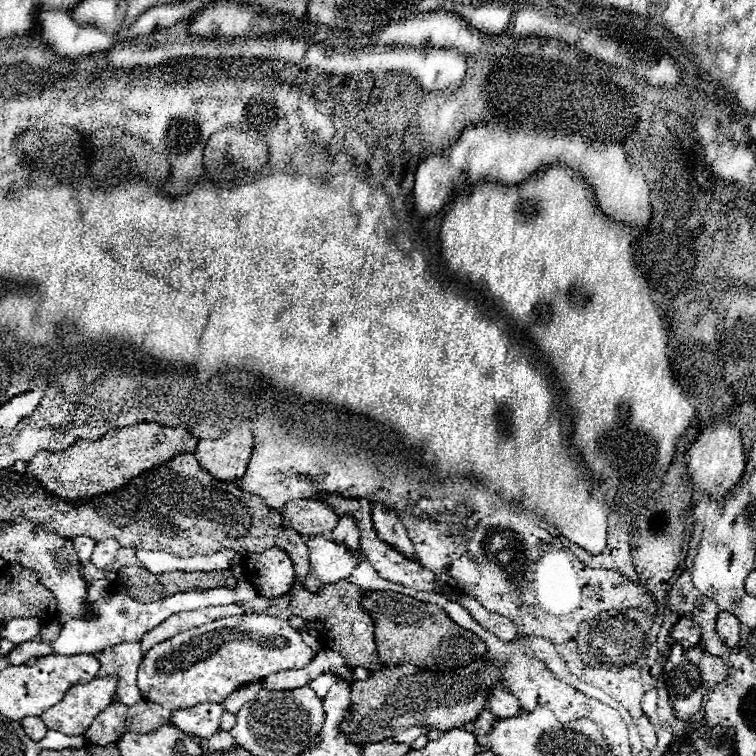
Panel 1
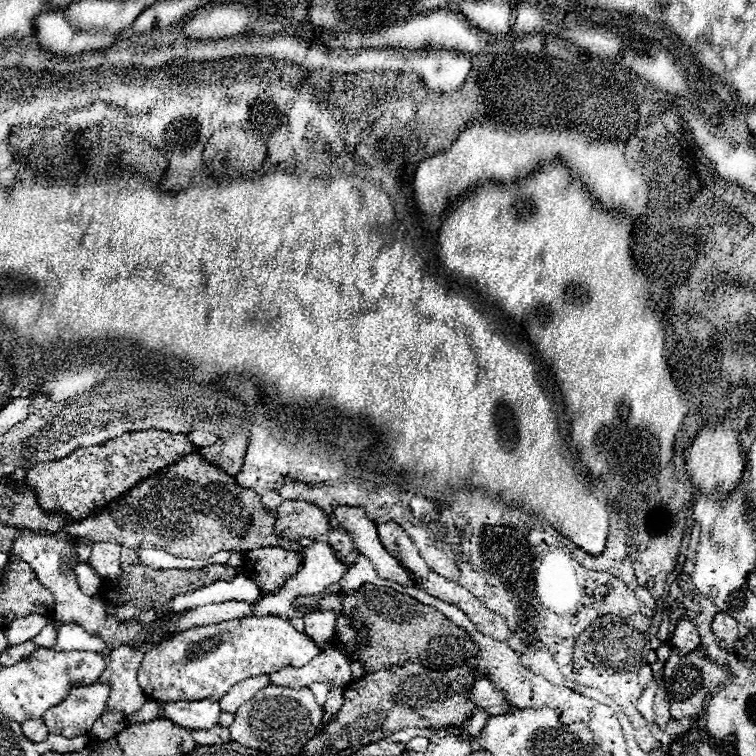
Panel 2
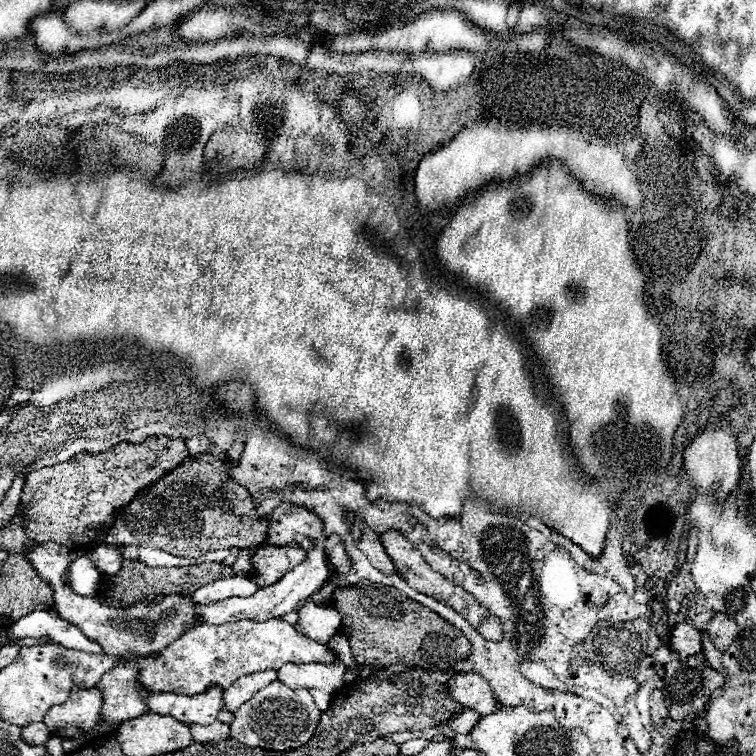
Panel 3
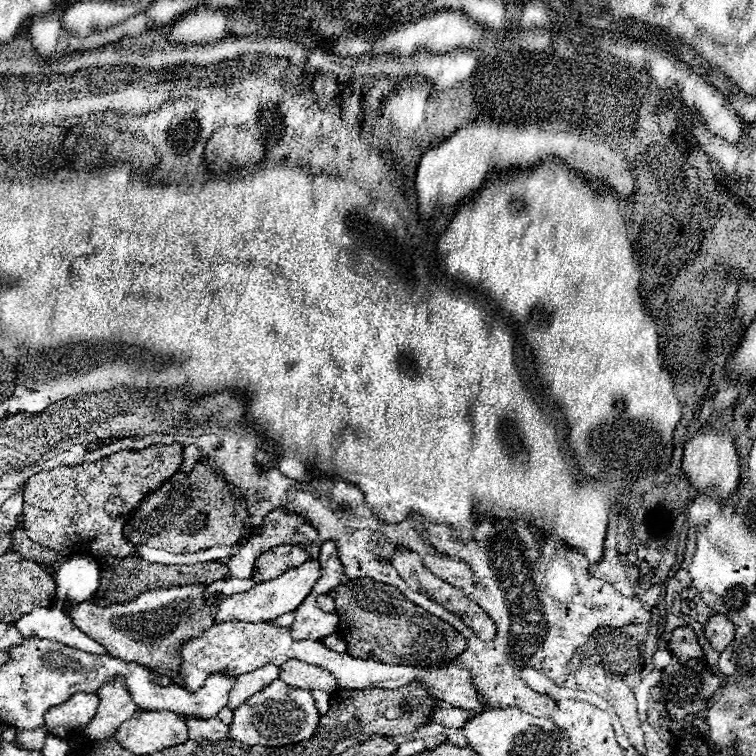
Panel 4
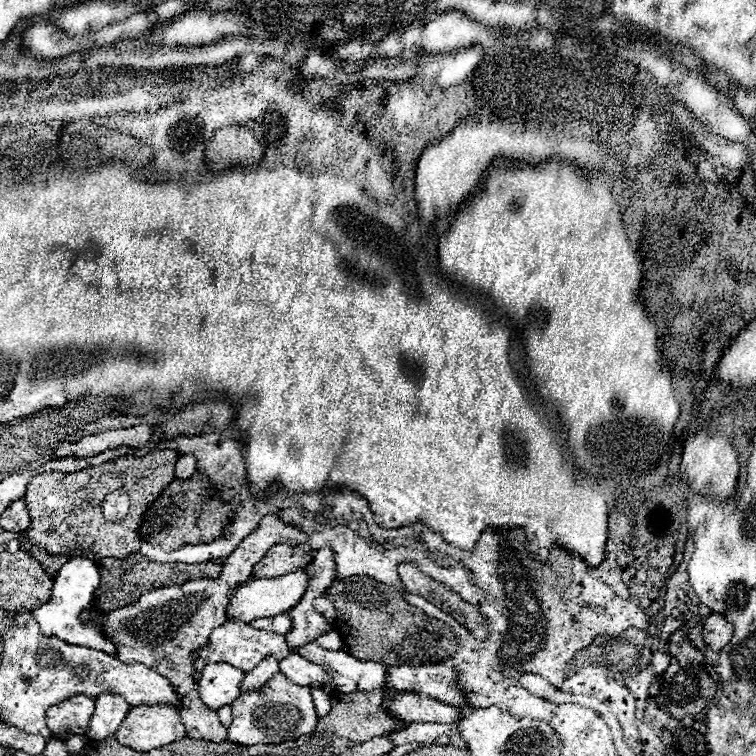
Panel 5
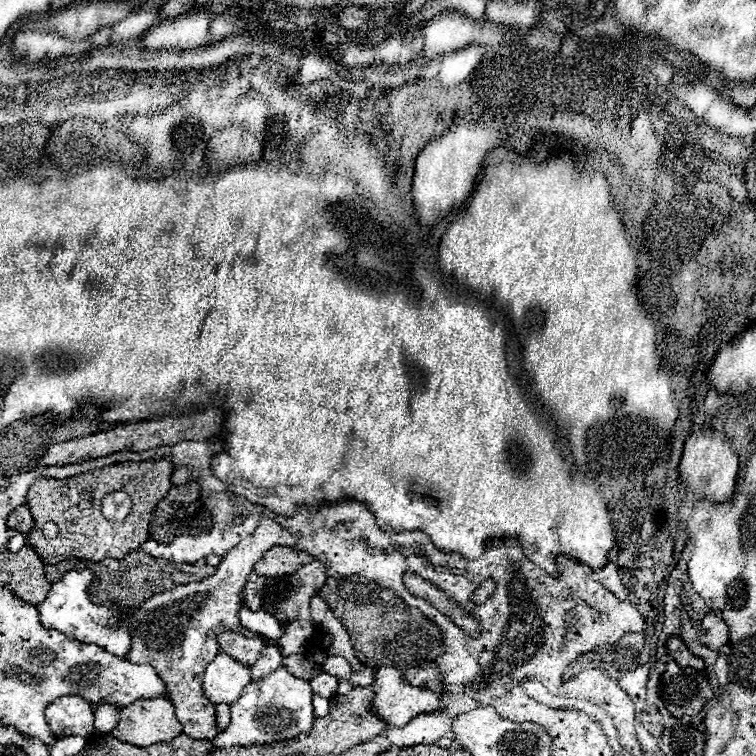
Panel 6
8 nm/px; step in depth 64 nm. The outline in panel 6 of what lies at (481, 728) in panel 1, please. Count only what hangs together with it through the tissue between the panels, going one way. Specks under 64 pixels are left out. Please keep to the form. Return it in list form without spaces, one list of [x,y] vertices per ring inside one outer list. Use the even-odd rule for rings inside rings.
[[[390,666],[376,672],[376,684],[370,688],[376,692],[372,706],[378,718],[398,728],[418,714],[432,714],[436,710],[442,710],[442,702],[434,692],[408,686],[400,682],[400,676],[402,672]]]

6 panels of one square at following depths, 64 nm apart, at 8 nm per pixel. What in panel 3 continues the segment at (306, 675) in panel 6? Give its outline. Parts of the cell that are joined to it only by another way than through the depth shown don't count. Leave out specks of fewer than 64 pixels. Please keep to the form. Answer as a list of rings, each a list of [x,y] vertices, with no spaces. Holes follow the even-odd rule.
[[[336,658],[334,664],[284,664],[278,670],[278,680],[290,688],[322,688],[324,692],[334,692],[344,686],[346,664]]]

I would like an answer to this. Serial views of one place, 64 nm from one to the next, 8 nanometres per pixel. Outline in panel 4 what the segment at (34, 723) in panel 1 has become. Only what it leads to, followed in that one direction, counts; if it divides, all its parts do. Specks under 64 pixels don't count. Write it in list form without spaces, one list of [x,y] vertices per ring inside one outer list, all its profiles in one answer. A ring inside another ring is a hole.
[[[36,728],[36,730],[18,730],[16,740],[22,744],[22,748],[42,748],[44,740],[48,736],[46,728]]]

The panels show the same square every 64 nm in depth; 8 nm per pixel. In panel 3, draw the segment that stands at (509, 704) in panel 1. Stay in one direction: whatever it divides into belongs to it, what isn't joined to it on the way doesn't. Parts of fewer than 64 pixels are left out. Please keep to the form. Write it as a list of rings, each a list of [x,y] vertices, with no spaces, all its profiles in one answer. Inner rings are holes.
[[[466,672],[466,674],[450,680],[448,688],[450,688],[450,696],[454,700],[464,704],[464,708],[476,710],[482,716],[488,716],[490,712],[496,712],[500,708],[488,682],[474,672]]]

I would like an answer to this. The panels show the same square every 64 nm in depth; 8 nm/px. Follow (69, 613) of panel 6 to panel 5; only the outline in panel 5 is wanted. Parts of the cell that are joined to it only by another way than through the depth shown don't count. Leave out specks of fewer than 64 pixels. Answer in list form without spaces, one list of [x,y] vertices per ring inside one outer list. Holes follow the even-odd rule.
[[[76,556],[76,558],[72,558],[72,560],[70,560],[70,562],[66,562],[66,564],[64,564],[64,566],[62,566],[62,568],[60,568],[60,572],[58,572],[58,574],[56,574],[56,578],[54,578],[54,588],[52,588],[52,600],[50,600],[50,602],[48,602],[48,604],[42,604],[42,606],[38,606],[38,608],[34,608],[34,612],[32,612],[32,616],[34,616],[34,620],[36,620],[36,622],[38,622],[38,626],[40,626],[40,632],[44,632],[44,636],[58,636],[58,638],[60,638],[60,640],[66,640],[66,644],[78,644],[78,646],[86,646],[86,648],[94,648],[94,650],[100,650],[100,652],[114,652],[114,646],[112,646],[112,644],[108,644],[108,640],[106,640],[106,638],[104,638],[104,636],[102,636],[102,634],[100,634],[99,625],[102,622],[102,612],[98,613],[98,611],[94,611],[95,609],[93,608],[93,594],[94,594],[94,590],[96,590],[96,588],[98,588],[98,583],[100,583],[100,574],[98,574],[98,568],[96,568],[96,564],[94,564],[94,562],[92,562],[92,560],[88,560],[88,558],[80,558],[80,556]],[[89,609],[93,609],[93,612],[95,613],[95,624],[88,624],[85,622],[80,622],[80,618],[78,618],[78,616],[80,616],[80,612],[82,612],[84,610],[89,610]]]

